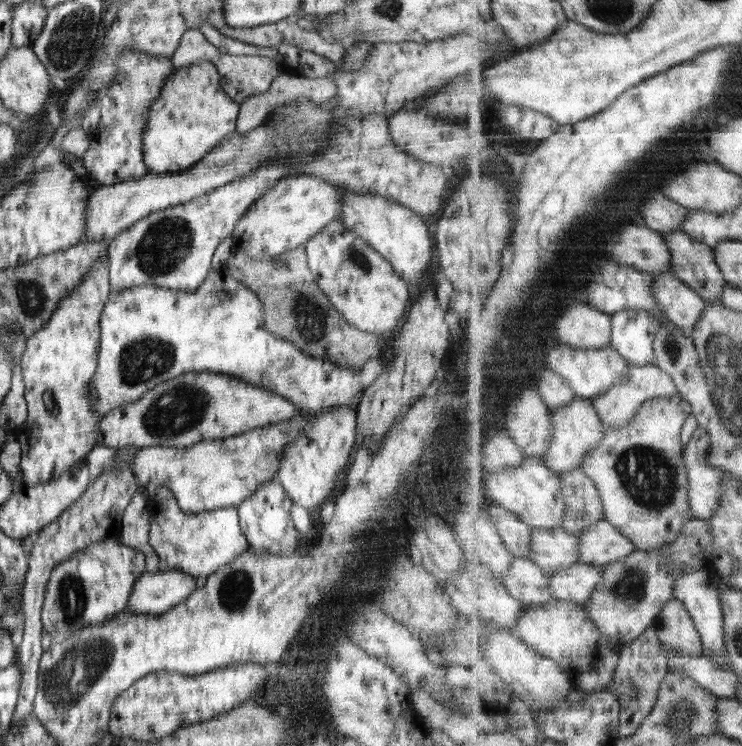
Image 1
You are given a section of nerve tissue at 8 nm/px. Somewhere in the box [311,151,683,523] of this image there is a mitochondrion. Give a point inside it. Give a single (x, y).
(649, 476)

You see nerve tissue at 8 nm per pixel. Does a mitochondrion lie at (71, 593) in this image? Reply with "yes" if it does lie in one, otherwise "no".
yes

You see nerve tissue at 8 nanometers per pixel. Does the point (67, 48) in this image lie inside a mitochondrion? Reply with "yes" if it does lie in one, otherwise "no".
yes

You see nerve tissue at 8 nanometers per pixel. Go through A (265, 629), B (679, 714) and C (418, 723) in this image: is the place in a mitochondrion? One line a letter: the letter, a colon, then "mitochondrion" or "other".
A: other
B: mitochondrion
C: other

